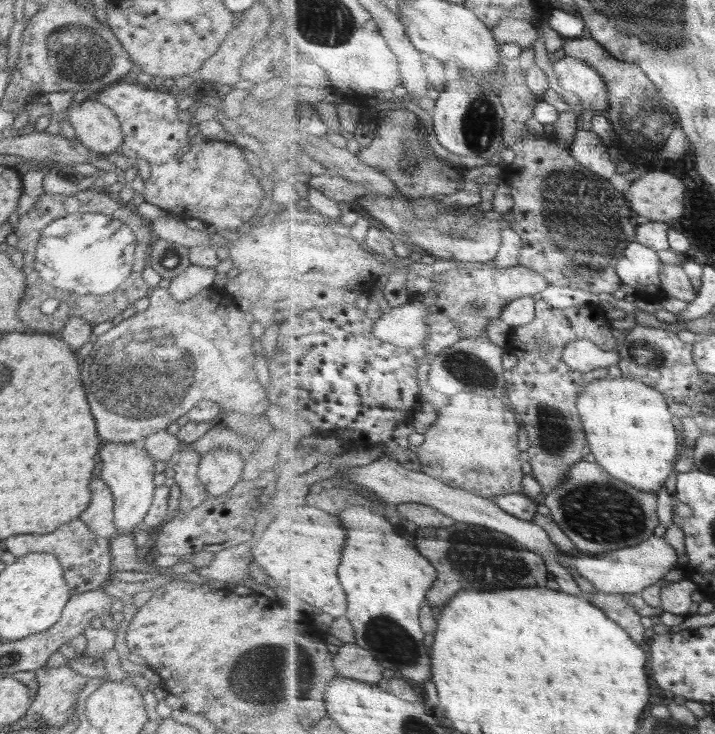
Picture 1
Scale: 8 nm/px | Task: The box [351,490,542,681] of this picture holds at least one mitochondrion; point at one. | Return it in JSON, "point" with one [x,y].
{"point":[478,557]}

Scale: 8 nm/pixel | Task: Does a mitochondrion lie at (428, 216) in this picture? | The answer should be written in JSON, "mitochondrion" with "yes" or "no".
{"mitochondrion":"yes"}

